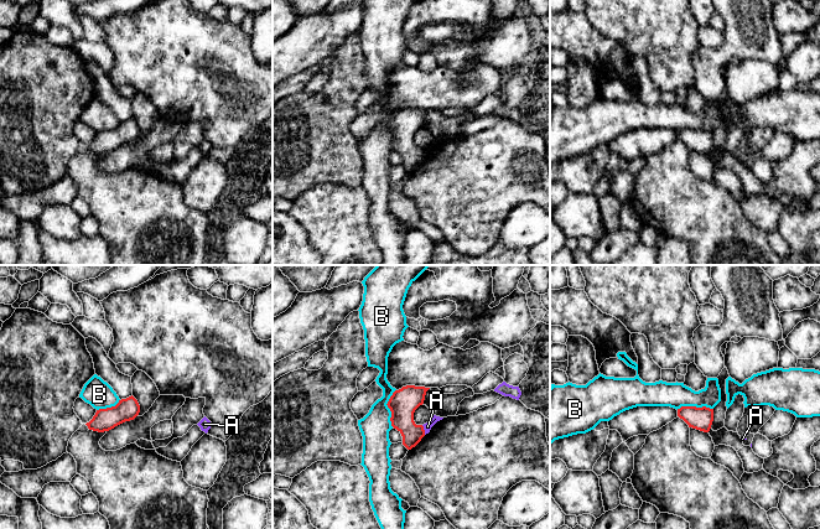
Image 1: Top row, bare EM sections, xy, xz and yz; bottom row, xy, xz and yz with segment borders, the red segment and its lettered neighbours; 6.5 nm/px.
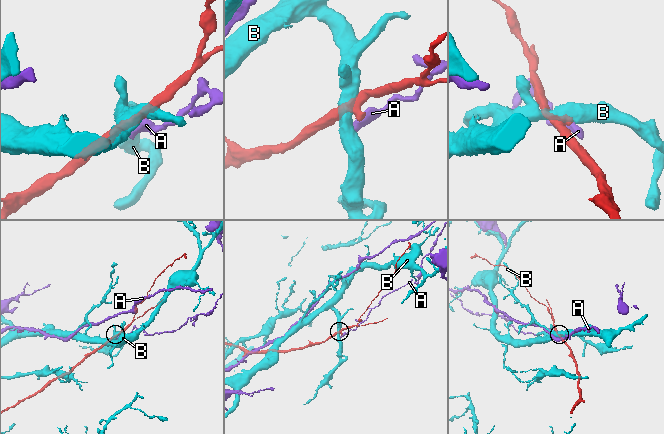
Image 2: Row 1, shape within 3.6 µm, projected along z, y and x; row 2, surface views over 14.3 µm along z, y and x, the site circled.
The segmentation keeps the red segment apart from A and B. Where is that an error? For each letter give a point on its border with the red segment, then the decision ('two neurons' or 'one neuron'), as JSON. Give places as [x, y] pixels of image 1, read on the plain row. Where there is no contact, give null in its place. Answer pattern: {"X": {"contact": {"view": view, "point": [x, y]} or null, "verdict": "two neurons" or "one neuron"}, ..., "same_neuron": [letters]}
{"A": {"contact": {"view": "xz", "point": [424, 153]}, "verdict": "two neurons"}, "B": {"contact": {"view": "xz", "point": [388, 129]}, "verdict": "two neurons"}, "same_neuron": []}

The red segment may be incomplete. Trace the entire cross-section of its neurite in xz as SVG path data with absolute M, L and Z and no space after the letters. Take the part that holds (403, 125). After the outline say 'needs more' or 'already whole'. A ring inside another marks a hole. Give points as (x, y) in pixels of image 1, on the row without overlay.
M406 108L395 113L388 124L391 134L391 149L403 159L403 167L411 172L425 159L422 147L414 144L415 133L424 126L426 114L430 110Z | already whole

